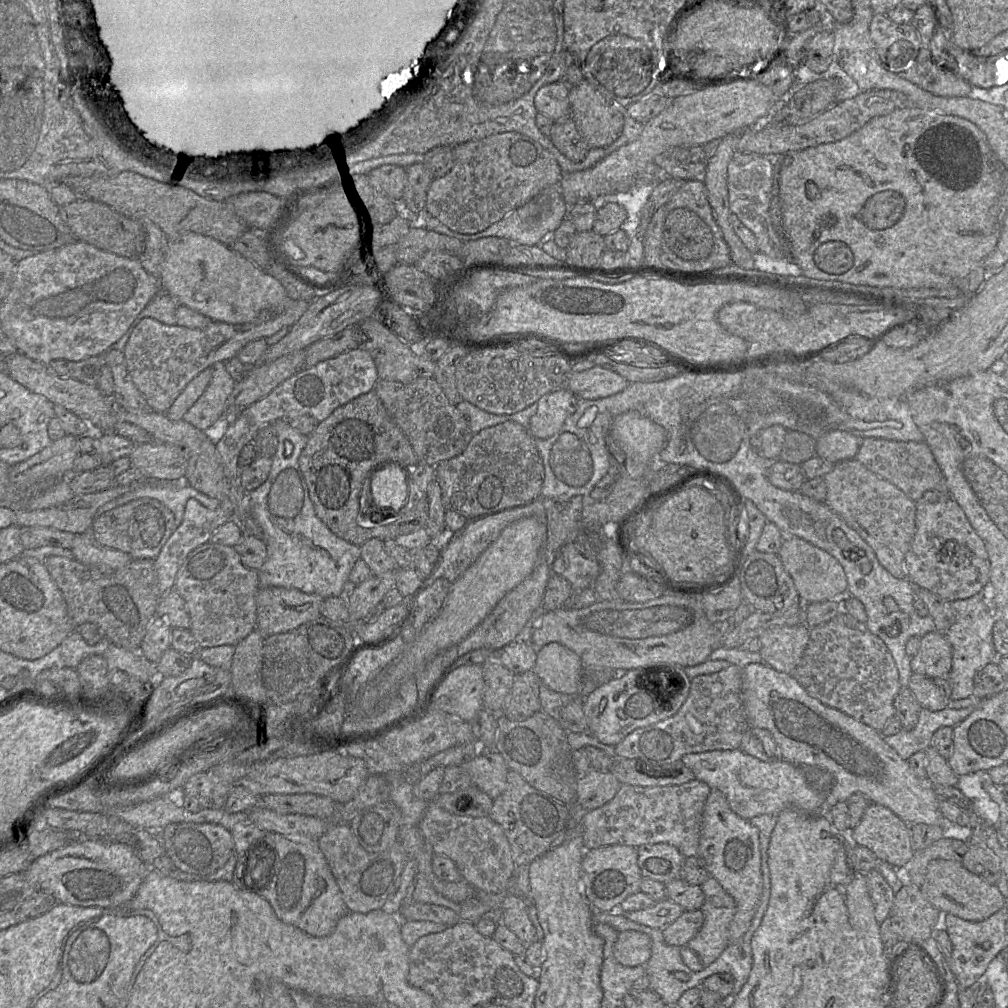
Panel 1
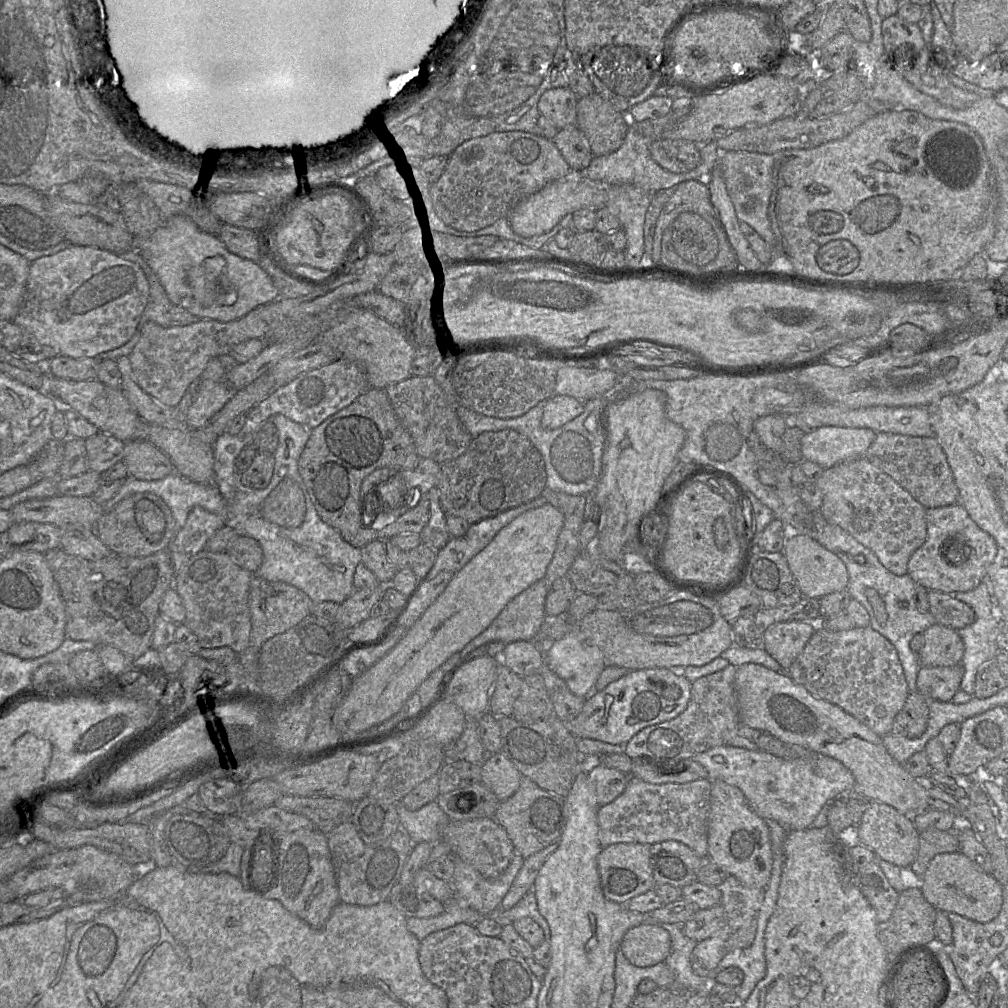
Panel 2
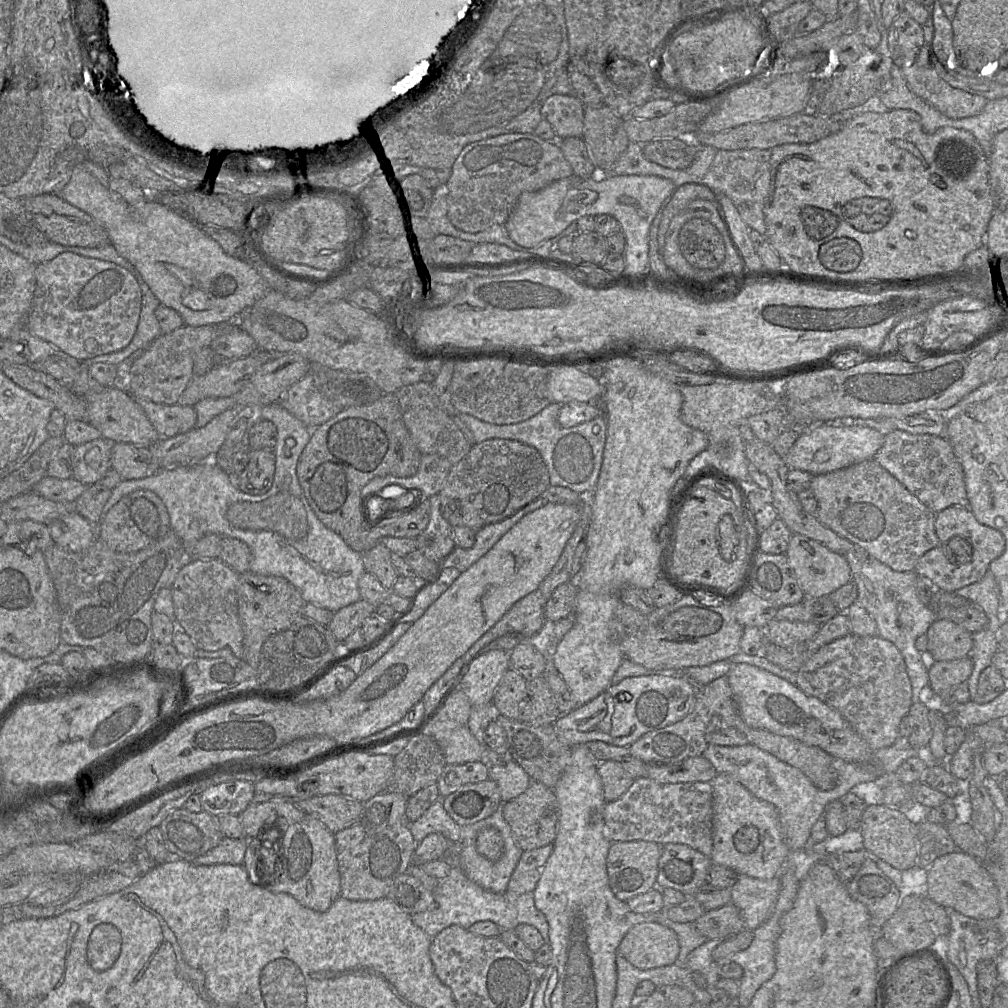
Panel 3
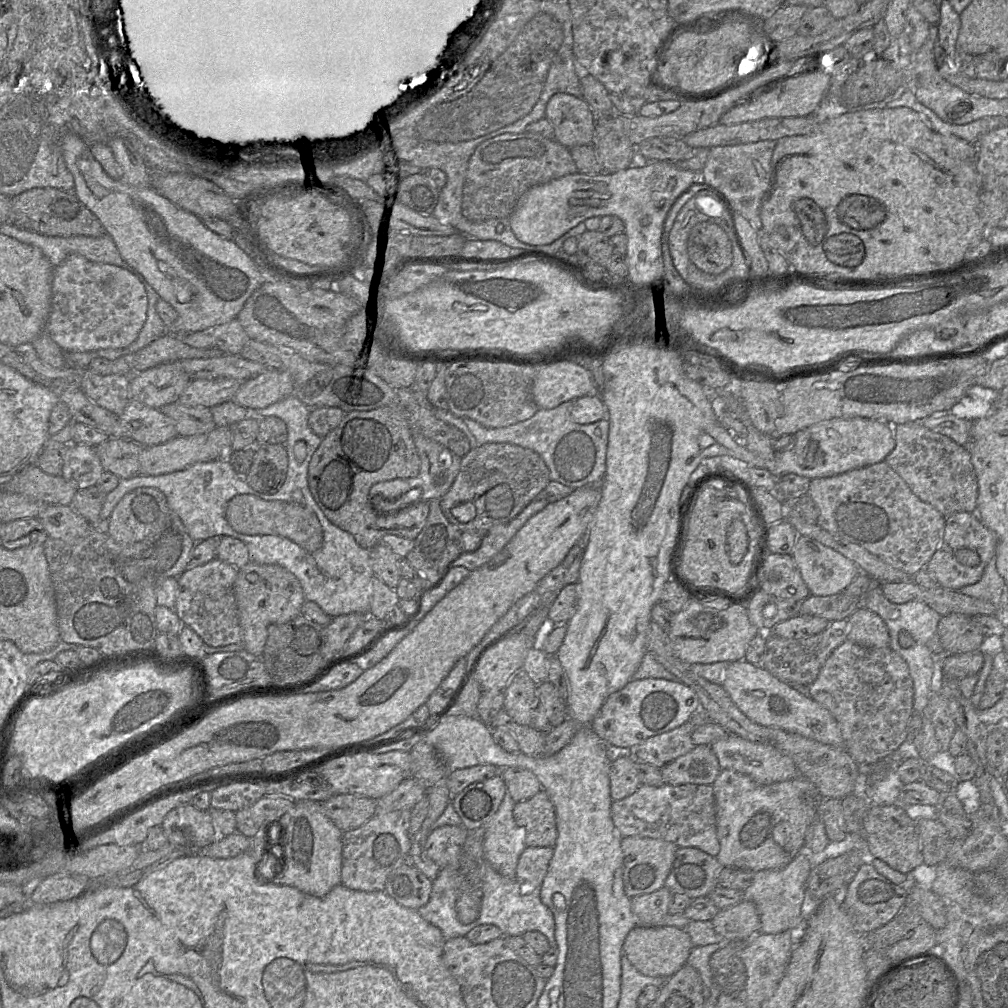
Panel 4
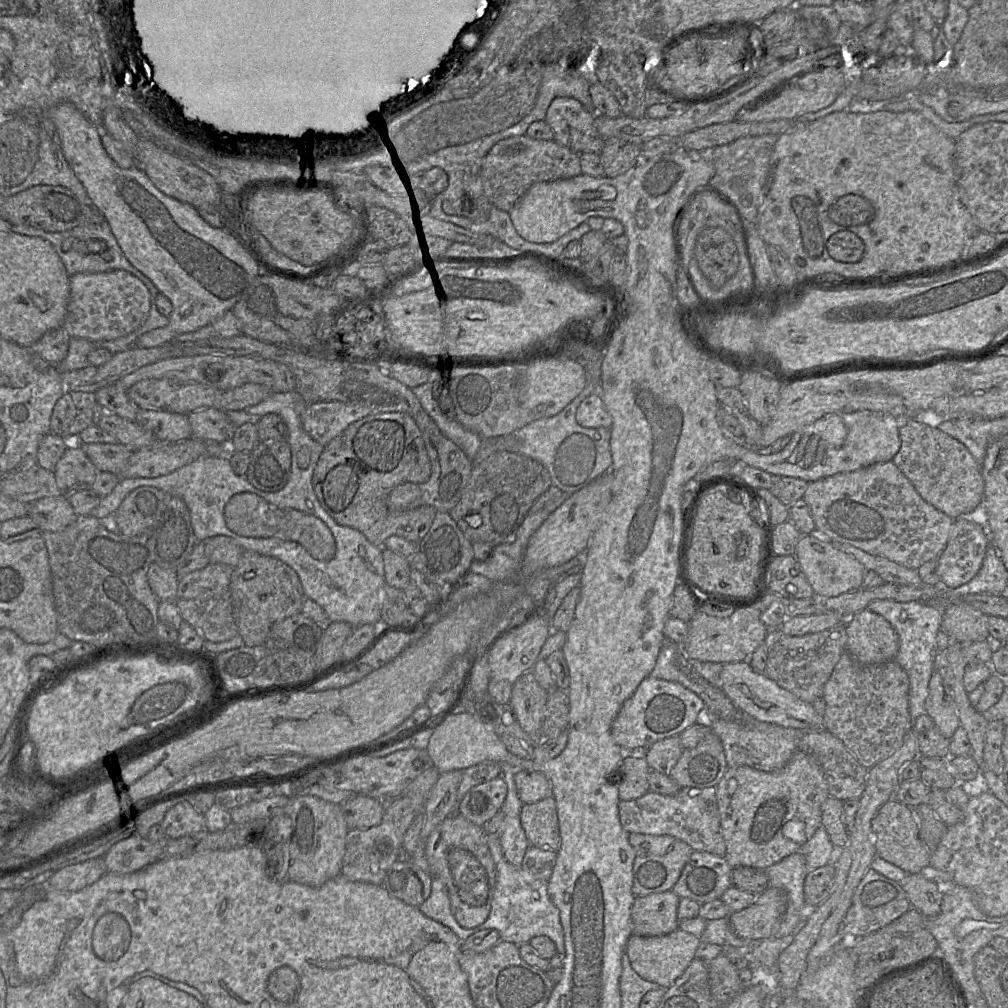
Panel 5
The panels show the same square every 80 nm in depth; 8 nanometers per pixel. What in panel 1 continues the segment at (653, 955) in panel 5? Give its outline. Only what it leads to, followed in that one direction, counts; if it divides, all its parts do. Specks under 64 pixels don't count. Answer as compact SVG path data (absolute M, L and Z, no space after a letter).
M634 930L620 932L613 946L613 955L628 967L645 965L651 957L651 938Z

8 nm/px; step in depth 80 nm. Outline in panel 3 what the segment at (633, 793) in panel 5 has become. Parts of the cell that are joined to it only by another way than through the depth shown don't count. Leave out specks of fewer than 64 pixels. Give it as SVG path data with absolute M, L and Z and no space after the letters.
M618 760L599 762L597 772L601 778L606 803L619 799L634 781Z

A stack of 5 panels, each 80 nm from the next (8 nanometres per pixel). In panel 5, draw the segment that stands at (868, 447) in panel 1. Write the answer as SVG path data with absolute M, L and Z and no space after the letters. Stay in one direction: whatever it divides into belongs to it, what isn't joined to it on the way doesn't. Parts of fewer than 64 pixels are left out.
M910 420L899 429L901 446L892 462L924 501L952 519L975 510L983 501L981 466L968 449L938 428Z

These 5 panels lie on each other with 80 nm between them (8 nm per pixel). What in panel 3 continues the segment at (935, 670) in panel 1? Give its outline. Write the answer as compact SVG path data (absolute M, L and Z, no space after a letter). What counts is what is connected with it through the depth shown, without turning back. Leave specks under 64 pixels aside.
M945 619L935 620L926 632L927 653L930 661L952 661L970 655L972 634Z

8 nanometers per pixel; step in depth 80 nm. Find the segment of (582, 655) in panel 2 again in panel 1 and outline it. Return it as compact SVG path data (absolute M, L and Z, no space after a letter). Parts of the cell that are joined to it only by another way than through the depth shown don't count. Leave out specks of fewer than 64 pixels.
M556 642L537 649L533 671L541 682L555 692L580 695L585 670L580 657Z

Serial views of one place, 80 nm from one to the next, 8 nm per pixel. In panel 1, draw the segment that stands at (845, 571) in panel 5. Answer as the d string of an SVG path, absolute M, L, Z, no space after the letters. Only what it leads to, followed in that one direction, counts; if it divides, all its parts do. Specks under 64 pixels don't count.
M784 536L777 554L803 603L838 599L847 595L847 579L841 564L826 551L796 536Z

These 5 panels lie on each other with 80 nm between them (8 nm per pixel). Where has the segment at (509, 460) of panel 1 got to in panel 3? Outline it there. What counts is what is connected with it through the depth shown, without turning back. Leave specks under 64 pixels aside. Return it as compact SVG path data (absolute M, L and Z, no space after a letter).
M495 438L473 445L470 452L453 466L438 495L441 500L441 513L452 527L465 526L477 531L514 515L549 487L548 469L535 448L516 440Z

